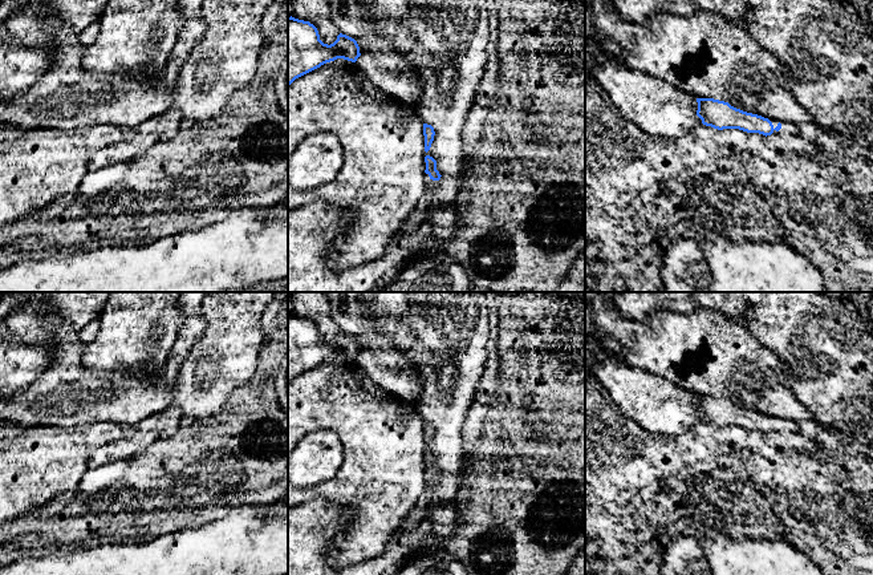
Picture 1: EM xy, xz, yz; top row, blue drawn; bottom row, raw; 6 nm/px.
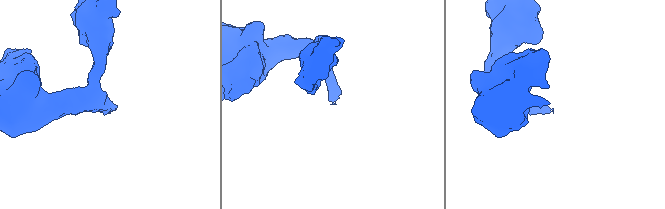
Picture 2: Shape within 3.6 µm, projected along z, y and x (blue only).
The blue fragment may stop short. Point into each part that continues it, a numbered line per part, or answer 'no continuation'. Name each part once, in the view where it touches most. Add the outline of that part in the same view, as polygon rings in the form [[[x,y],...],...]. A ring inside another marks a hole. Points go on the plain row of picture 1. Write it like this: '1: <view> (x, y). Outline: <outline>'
1: yz (787, 425). Outline: [[[780,420],[781,421],[781,426],[779,429],[773,428],[772,432],[793,432],[797,433],[799,432],[799,424],[795,421],[789,421],[789,420]]]

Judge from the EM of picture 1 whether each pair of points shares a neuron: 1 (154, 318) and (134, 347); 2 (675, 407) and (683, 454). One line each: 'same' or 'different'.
1: same
2: different

